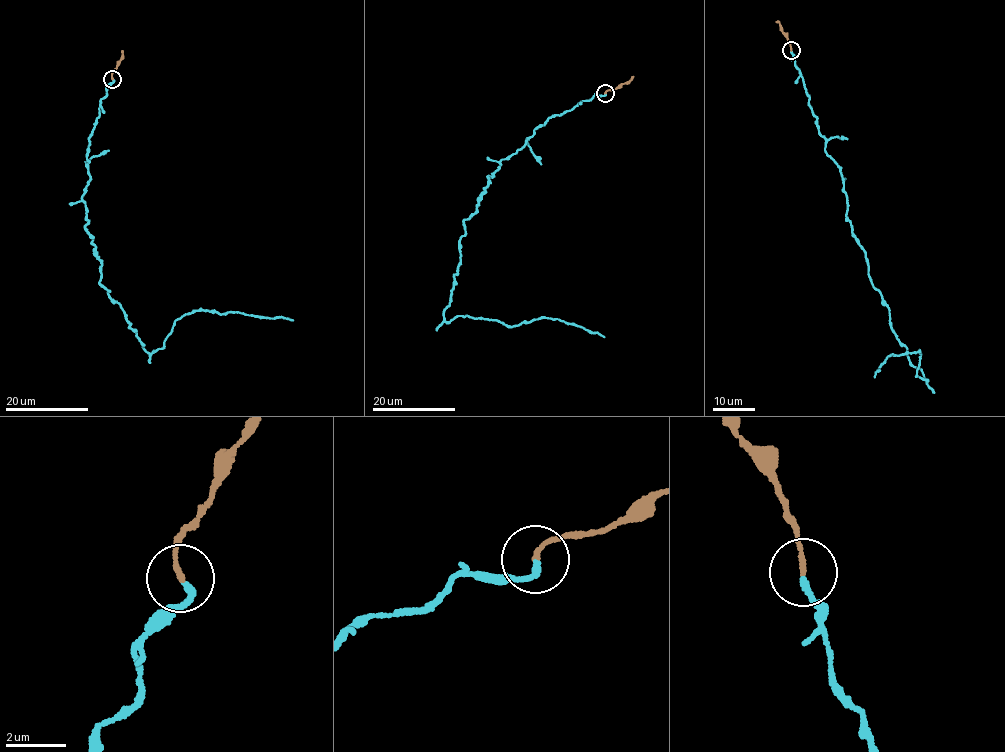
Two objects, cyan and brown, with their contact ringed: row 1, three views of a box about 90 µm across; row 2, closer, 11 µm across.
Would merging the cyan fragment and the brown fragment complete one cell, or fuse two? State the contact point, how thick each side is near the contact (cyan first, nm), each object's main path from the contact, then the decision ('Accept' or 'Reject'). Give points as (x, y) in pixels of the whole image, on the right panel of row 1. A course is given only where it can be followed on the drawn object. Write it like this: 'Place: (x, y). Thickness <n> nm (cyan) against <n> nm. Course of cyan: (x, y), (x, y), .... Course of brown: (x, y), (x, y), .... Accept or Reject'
Place: (791, 50). Thickness 190 nm (cyan) against 150 nm. Course of cyan: (791, 51), (826, 154), (837, 165), (868, 275), (926, 381), (916, 375), (919, 351), (888, 356), (874, 378). Course of brown: (791, 50), (786, 34), (776, 22). Accept

